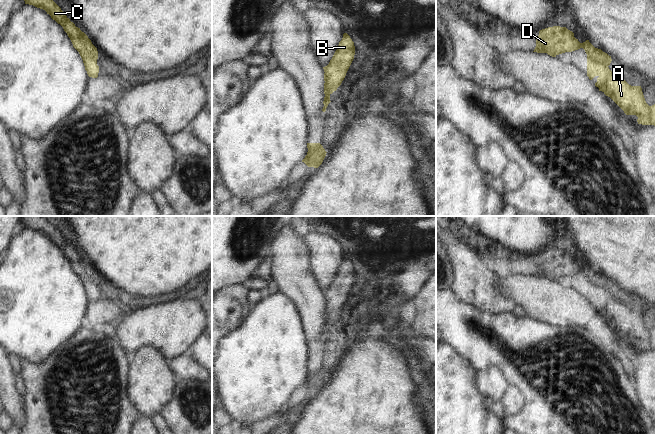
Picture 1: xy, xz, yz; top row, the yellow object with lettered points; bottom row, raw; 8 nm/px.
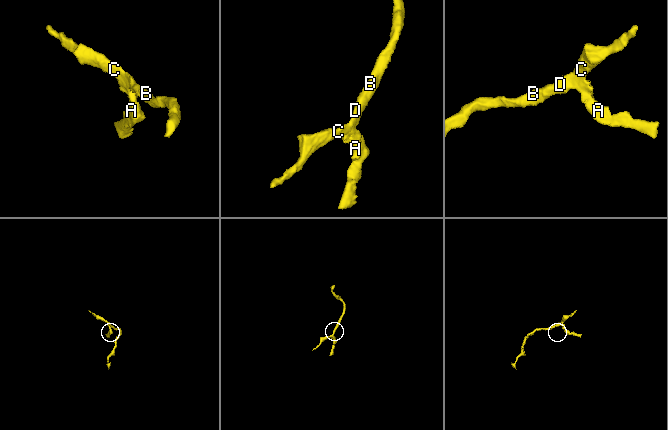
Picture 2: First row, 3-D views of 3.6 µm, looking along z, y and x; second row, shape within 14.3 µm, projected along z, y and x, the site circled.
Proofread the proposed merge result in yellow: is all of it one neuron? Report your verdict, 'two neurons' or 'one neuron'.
one neuron

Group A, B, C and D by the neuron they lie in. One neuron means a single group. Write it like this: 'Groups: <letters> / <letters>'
Groups: A B C D

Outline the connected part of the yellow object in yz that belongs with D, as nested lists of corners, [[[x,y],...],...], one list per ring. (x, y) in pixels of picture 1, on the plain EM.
[[[548,251],[539,255],[533,276],[556,281],[580,272],[587,278],[587,300],[590,304],[598,301],[595,310],[599,315],[610,321],[626,339],[636,339],[638,348],[655,350],[655,328],[649,330],[646,327],[641,310],[631,310],[615,299],[608,291],[611,280],[595,272],[589,264],[580,267],[566,251]]]

